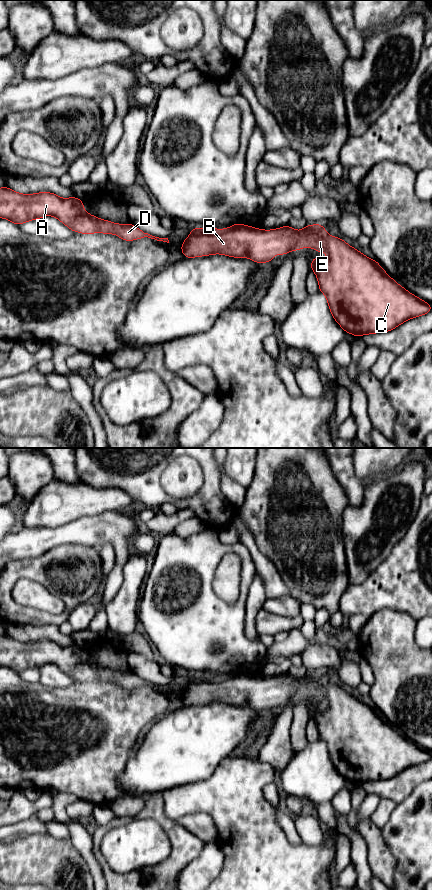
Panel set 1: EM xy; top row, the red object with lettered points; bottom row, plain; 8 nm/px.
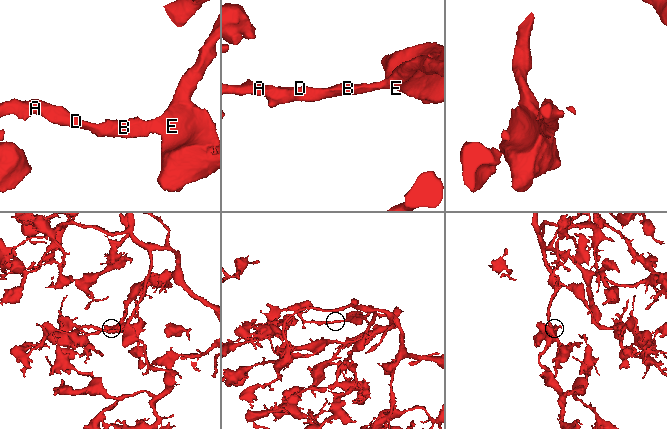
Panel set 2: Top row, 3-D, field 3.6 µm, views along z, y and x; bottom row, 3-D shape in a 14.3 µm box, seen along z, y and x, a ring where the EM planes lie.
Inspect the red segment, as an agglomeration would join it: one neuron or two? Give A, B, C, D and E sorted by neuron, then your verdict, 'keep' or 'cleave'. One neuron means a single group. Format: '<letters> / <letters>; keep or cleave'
A B C D E; keep

